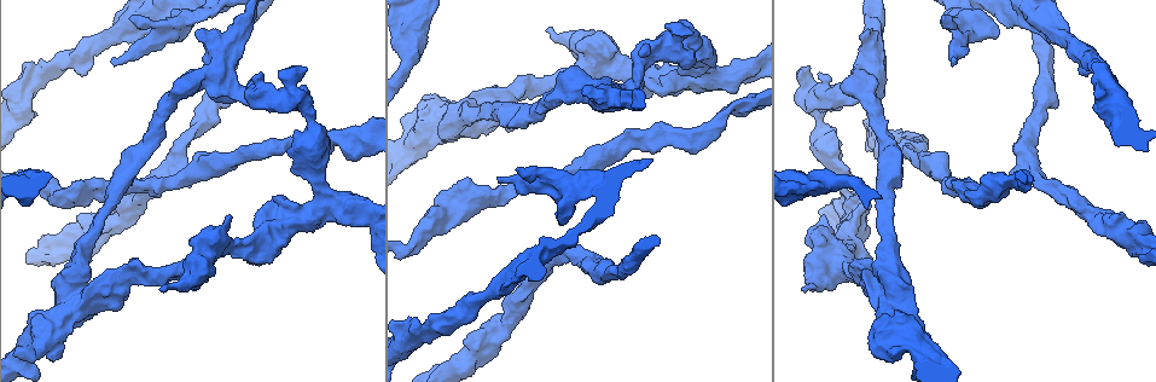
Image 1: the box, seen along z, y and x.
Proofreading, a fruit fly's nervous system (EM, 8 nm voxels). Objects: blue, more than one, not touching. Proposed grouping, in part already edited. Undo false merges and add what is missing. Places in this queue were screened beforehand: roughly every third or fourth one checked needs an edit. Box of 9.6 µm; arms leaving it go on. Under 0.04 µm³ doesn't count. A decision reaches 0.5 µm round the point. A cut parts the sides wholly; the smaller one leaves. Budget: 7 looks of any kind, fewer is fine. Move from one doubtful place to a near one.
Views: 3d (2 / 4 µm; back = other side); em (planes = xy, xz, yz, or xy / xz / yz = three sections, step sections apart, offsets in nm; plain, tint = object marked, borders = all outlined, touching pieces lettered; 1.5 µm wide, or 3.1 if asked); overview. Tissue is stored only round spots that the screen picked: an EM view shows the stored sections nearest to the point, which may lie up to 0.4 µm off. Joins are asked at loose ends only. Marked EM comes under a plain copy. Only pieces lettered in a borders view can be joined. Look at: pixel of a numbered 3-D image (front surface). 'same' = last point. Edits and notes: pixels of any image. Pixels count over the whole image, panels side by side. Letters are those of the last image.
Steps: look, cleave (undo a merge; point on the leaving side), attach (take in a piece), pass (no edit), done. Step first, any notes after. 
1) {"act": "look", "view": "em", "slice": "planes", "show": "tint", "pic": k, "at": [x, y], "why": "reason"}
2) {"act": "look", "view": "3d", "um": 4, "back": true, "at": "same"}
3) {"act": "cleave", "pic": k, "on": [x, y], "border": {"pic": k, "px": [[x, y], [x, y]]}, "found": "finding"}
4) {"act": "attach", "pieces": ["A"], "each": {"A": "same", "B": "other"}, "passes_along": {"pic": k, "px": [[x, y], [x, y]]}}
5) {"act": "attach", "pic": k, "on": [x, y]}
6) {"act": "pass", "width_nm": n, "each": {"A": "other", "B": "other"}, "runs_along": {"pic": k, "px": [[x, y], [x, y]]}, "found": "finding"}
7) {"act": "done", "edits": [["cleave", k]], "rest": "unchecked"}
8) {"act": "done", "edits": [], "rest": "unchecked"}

{"act": "look", "view": "3d", "um": 4, "pic": 1, "at": [188, 188], "why": "free end"}

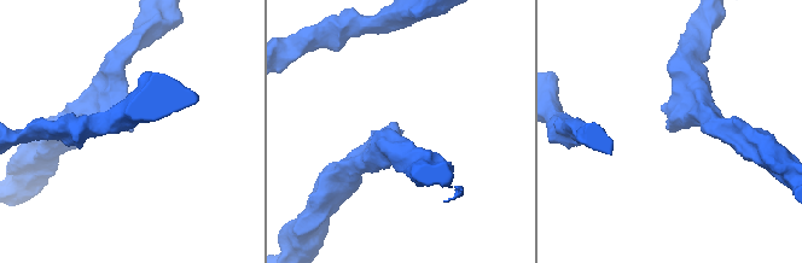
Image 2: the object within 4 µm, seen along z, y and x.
{"act": "look", "view": "em", "slice": "xy", "step": 4, "show": "tint", "pic": 2, "at": [131, 130]}

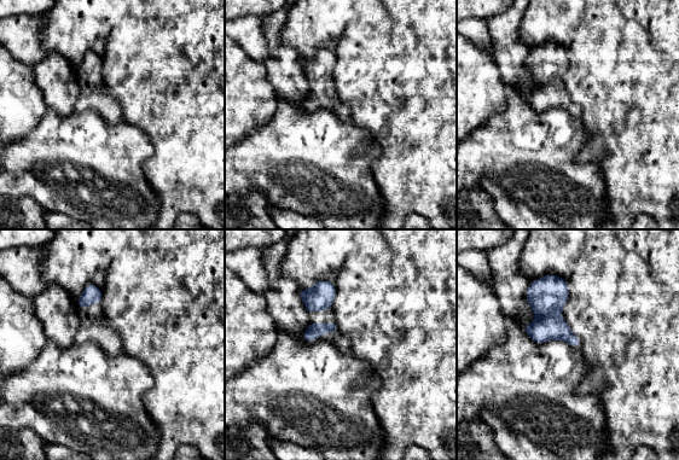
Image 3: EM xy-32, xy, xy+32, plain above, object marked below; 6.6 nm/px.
{"act": "look", "view": "em", "slice": "planes", "show": "borders", "at": "same", "why": "cut it another way"}

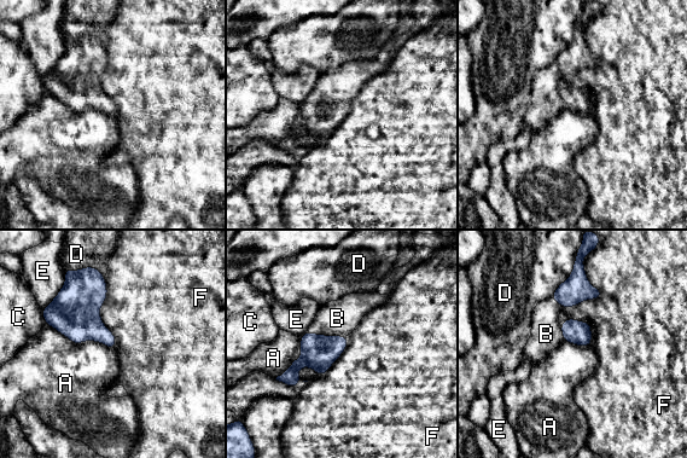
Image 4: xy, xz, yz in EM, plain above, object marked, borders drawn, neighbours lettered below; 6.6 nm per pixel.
{"act": "attach", "pieces": ["B"], "longest_contact_nm": ["A", 480], "each": {"A": "other", "B": "same", "C": "other", "D": "other", "E": "other", "F": "other"}, "passes_along": {"pic": 4, "px": [[319, 352], [327, 336], [337, 318]]}, "found": "it goes on there"}

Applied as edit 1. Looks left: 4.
{"act": "look", "view": "3d", "um": 4, "back": true, "pic": 1, "at": [467, 203], "why": "sharp bend"}

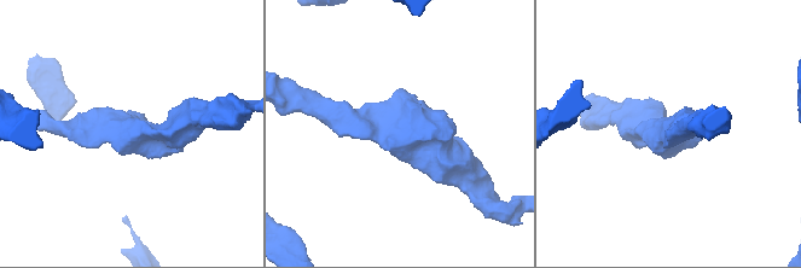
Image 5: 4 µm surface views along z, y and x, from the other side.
{"act": "look", "view": "em", "slice": "xy", "step": 8, "show": "tint", "pic": 5, "at": [403, 132], "why": "need the tissue"}

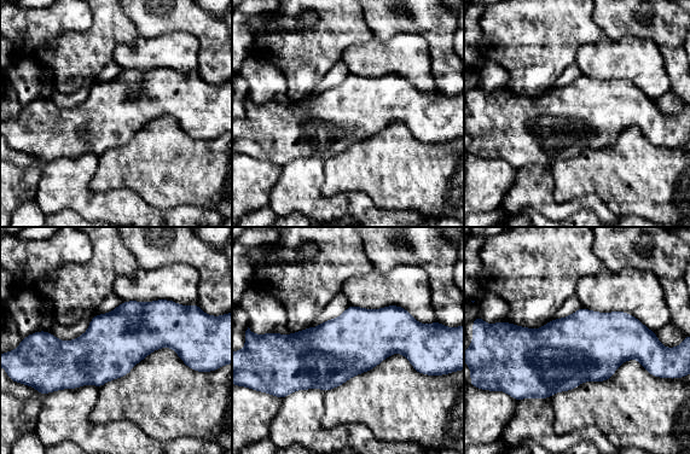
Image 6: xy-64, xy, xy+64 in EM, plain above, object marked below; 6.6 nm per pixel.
{"act": "look", "view": "em", "slice": "planes", "show": "borders", "at": "same", "why": "cut it another way"}

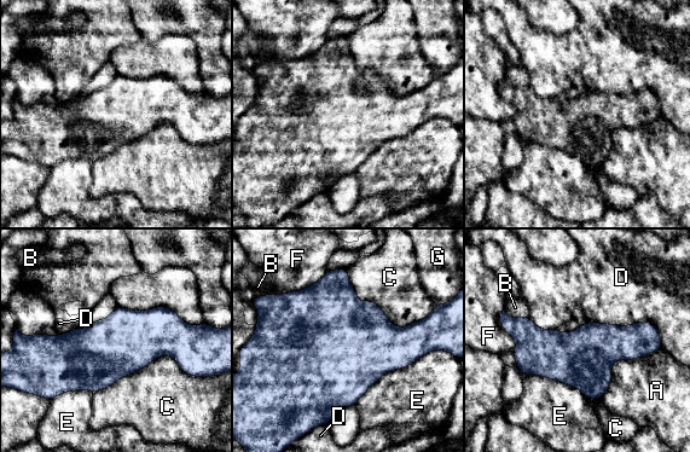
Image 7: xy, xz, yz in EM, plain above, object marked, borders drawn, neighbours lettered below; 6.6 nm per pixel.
{"act": "pass", "each": {"A": "other", "B": "other", "C": "other", "D": "other", "E": "other", "F": "other", "G": "other"}, "border": {"pic": 7, "px": [[193, 376], [161, 354], [93, 394]]}, "found": "all the same cell"}

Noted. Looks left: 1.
{"act": "look", "view": "em", "slice": "planes", "show": "borders", "pic": 1, "at": [67, 336], "why": "stops while still wide"}

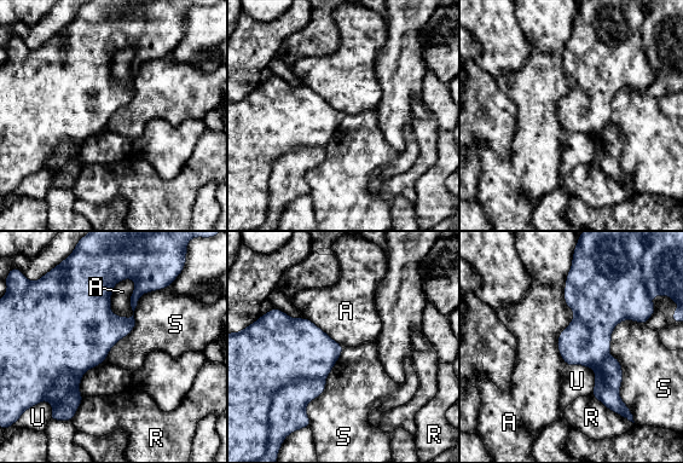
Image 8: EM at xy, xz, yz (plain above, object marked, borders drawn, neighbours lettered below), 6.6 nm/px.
{"act": "cleave", "pic": 8, "on": [288, 410], "longest_contact_nm": ["S", 600], "each": {"A": "other", "R": "other", "S": "other", "U": "other"}, "found": "a second cell is stuck on"}

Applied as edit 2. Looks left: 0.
{"act": "done", "edits": [["attach", 4], ["cleave", 8]], "rest": "unchecked"}

